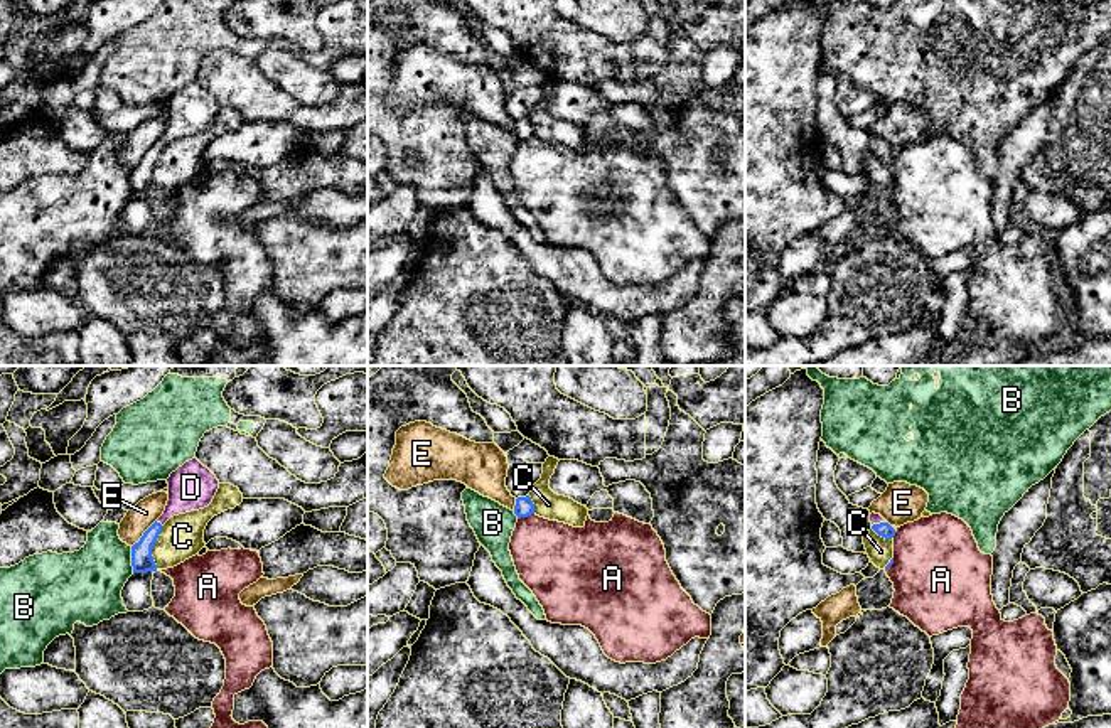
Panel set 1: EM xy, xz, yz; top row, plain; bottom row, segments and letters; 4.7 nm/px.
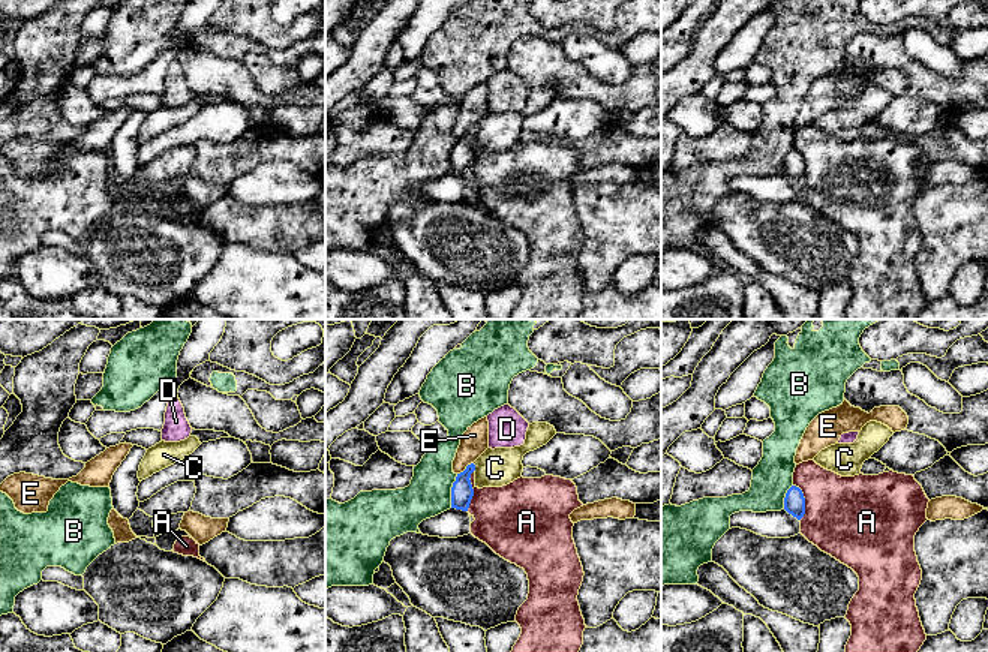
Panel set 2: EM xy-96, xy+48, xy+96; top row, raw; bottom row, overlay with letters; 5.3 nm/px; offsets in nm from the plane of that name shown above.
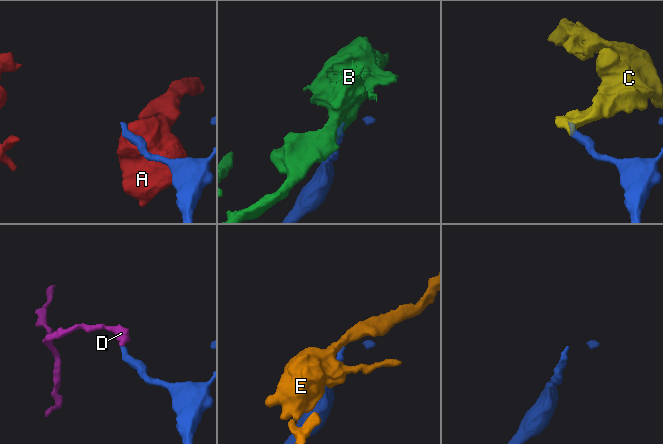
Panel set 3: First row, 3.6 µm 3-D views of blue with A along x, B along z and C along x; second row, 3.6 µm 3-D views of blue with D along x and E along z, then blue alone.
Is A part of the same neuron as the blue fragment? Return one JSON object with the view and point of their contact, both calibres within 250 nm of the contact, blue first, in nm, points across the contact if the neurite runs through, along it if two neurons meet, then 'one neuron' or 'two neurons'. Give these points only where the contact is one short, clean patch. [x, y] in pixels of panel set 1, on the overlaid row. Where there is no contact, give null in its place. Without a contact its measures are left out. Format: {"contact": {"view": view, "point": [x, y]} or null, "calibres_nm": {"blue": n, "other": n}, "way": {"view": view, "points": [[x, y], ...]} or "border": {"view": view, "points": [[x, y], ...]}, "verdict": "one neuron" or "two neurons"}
{"contact": {"view": "xz", "point": [525, 516]}, "calibres_nm": {"blue": 90, "other": 360}, "verdict": "two neurons"}

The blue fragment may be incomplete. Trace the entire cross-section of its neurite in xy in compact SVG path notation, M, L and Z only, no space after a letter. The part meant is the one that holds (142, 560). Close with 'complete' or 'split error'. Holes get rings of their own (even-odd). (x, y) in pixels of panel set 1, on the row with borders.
M197 458L185 462L167 479L169 500L164 514L143 533L138 543L131 546L133 573L157 571L152 549L162 531L162 526L174 516L207 507L217 489L219 480Z; split error

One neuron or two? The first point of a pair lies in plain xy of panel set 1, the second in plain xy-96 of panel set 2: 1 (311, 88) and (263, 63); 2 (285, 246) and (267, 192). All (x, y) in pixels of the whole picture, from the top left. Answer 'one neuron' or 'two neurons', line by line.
1: one neuron
2: two neurons

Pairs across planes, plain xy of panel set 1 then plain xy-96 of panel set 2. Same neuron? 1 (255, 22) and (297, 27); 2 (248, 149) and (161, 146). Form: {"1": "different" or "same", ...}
{"1": "same", "2": "same"}

